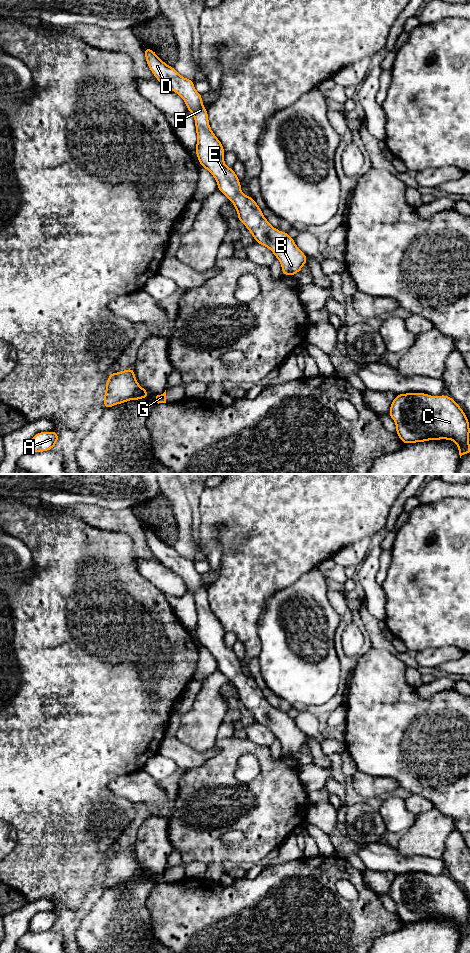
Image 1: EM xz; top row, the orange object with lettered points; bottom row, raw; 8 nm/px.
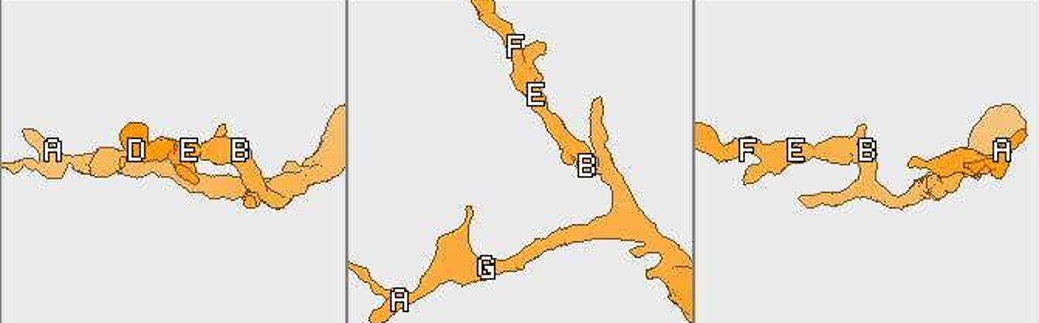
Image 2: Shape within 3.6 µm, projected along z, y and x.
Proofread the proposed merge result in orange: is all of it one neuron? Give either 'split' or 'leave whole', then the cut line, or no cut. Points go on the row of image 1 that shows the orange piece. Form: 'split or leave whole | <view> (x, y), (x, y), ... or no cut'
leave whole | no cut

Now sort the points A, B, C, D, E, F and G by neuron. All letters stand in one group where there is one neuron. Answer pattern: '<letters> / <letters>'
A B C D E F G

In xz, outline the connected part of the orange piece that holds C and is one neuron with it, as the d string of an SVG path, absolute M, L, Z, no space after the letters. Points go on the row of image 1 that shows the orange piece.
M425 393L399 394L391 403L389 415L395 421L396 433L404 444L447 439L457 444L460 458L464 454L470 454L468 418L450 396L433 397Z

